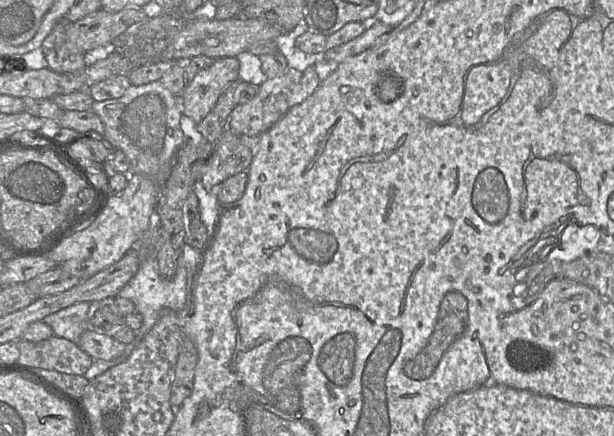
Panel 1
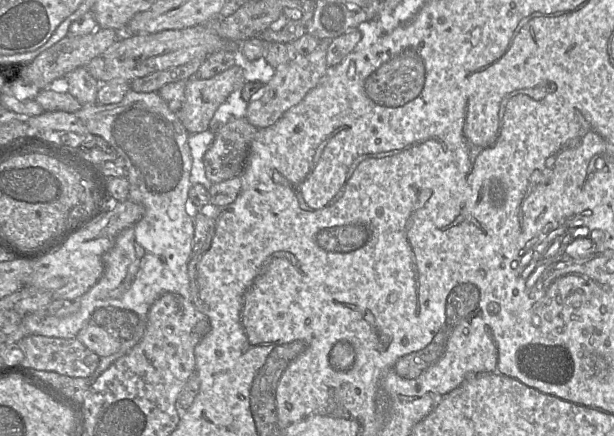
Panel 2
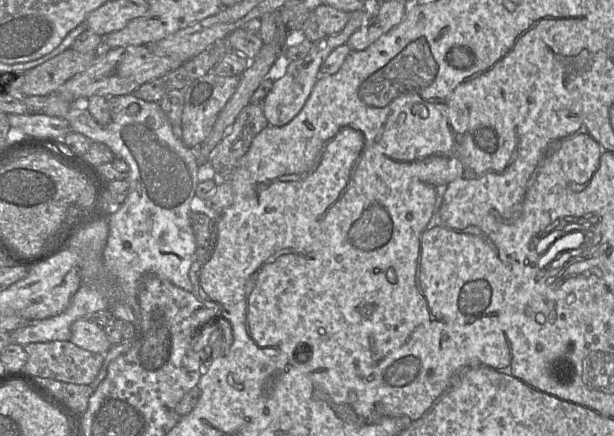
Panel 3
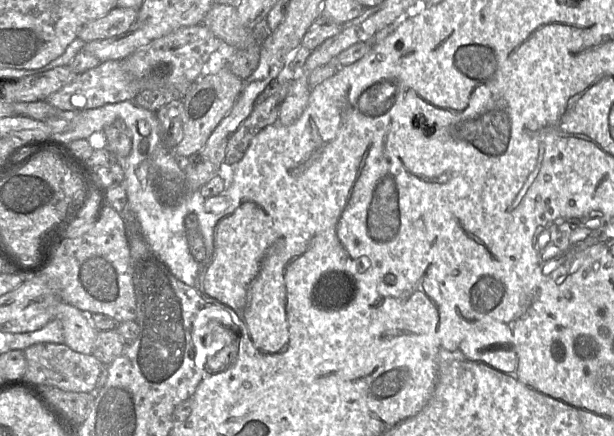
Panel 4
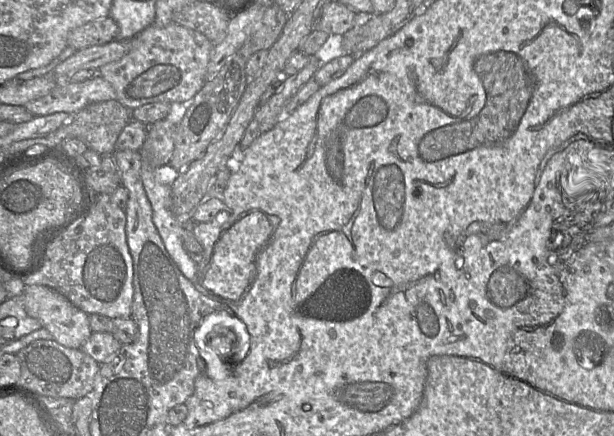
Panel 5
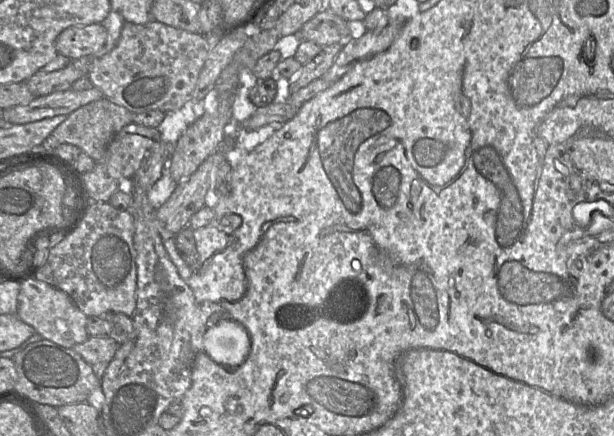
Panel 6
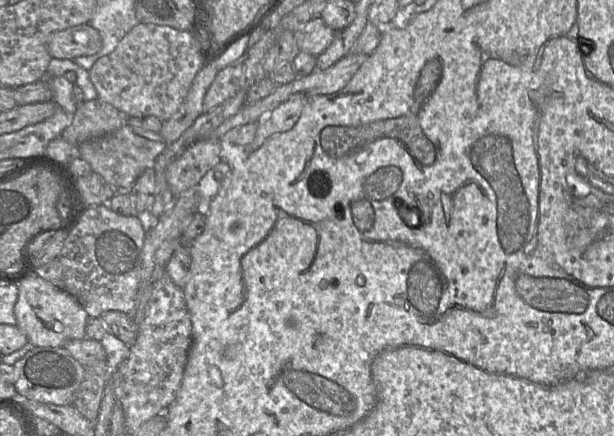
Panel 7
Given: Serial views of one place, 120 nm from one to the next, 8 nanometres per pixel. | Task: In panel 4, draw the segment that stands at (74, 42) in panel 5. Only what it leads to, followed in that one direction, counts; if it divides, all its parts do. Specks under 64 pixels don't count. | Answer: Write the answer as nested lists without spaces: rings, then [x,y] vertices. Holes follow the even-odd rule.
[[[116,6],[105,16],[84,24],[77,37],[84,42],[111,38],[126,32],[138,16],[137,9]]]

